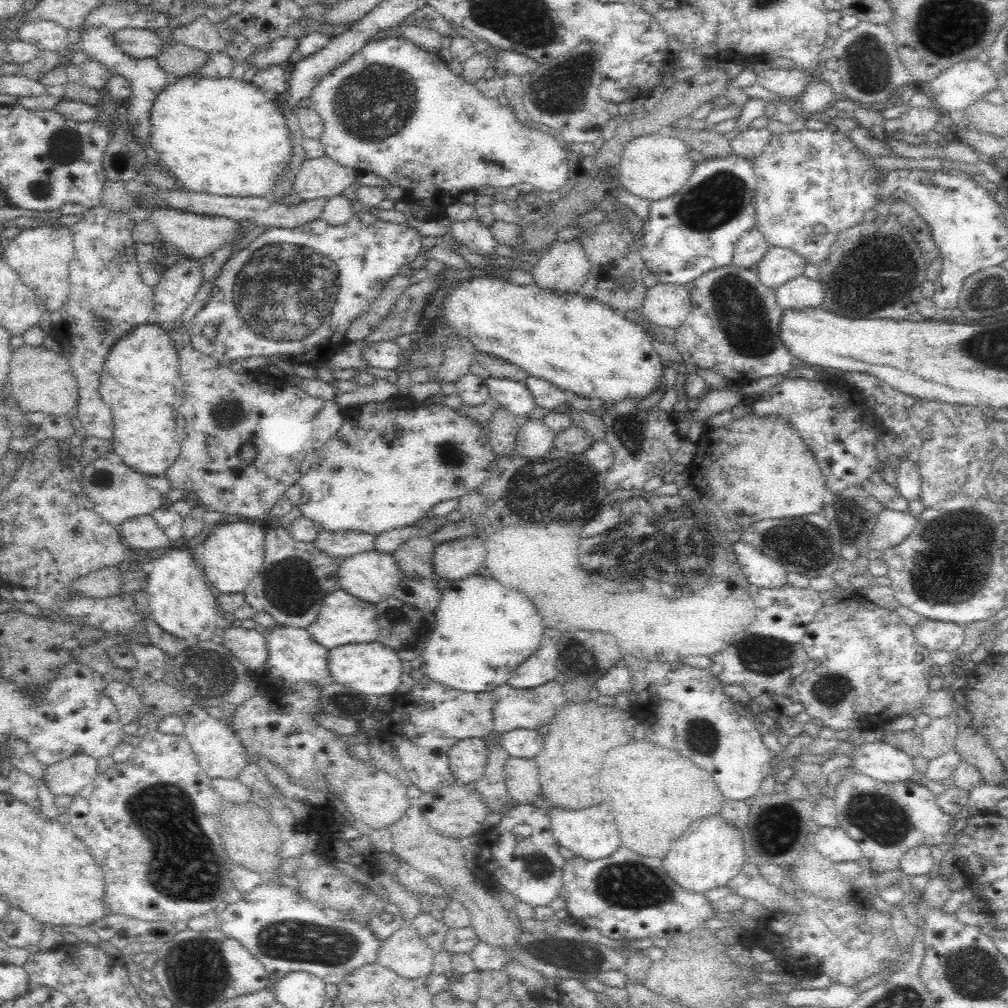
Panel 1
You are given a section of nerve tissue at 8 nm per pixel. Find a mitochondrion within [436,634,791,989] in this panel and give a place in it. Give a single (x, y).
(627, 884)

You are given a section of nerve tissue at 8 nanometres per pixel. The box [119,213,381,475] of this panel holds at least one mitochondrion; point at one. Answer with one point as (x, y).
(282, 293)

